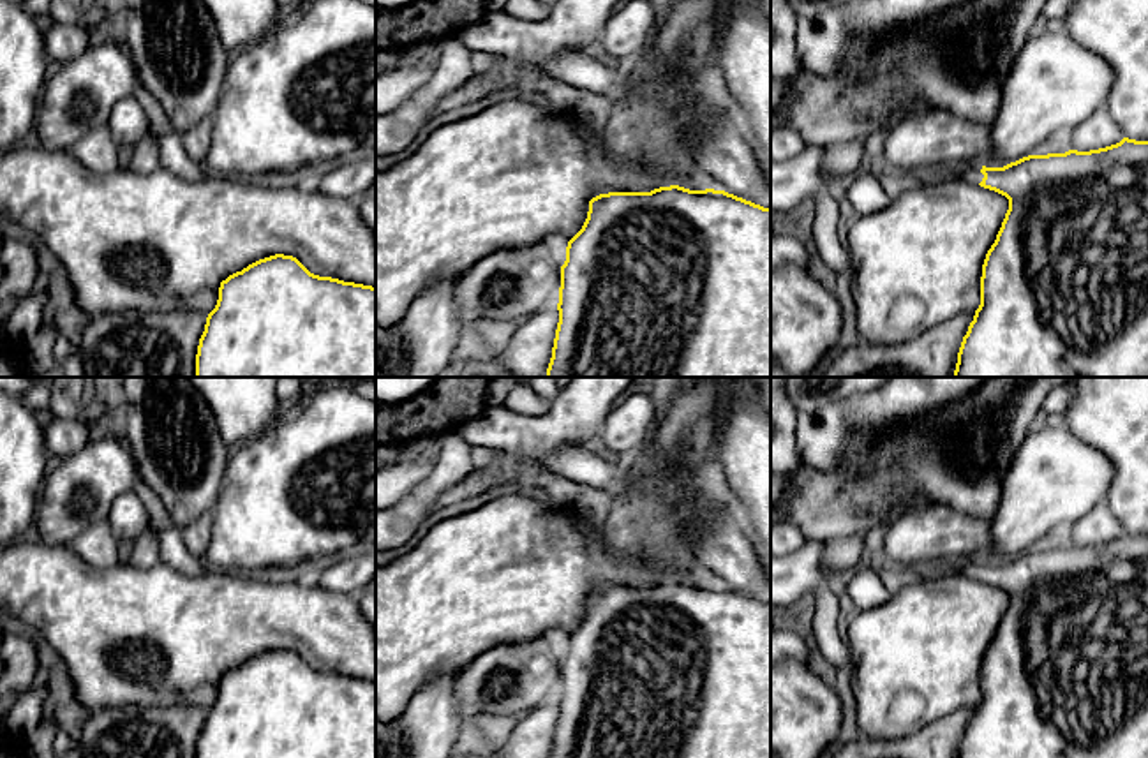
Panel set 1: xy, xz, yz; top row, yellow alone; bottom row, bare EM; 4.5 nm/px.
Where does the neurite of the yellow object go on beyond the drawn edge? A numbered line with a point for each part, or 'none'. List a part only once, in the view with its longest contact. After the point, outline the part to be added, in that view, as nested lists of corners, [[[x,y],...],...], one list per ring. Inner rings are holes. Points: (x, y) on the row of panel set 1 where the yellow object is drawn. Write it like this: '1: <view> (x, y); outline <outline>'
1: yz (970, 171); outline [[[966,162],[966,164],[958,167],[958,175],[961,178],[965,178],[966,182],[979,185],[982,182],[982,178],[984,178],[980,169],[982,169],[980,164]]]

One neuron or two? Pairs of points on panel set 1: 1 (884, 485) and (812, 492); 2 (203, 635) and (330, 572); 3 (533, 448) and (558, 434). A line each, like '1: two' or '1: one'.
1: one
2: two
3: one

